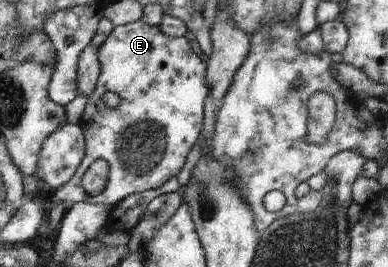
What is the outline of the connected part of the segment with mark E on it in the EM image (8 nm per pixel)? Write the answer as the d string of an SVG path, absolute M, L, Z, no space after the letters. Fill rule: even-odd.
M139 19L138 21L126 24L126 25L115 25L113 31L105 42L98 48L99 62L101 65L101 74L98 76L95 90L90 94L86 107L84 108L83 116L78 122L78 125L81 127L81 130L84 134L85 139L85 154L82 160L82 163L79 165L79 168L75 171L75 174L69 179L69 182L66 182L63 186L60 186L53 194L53 202L66 202L68 204L72 203L91 203L92 205L109 205L113 206L117 204L120 200L123 200L125 197L135 193L142 193L143 191L150 191L151 189L159 188L163 186L169 179L177 177L181 172L181 169L185 166L186 158L191 149L194 147L194 144L198 141L203 123L204 123L204 102L205 99L209 96L208 81L206 80L206 70L207 64L204 61L201 61L201 57L197 55L191 46L189 41L185 37L170 37L167 36L164 32L161 32L159 26L150 26L145 23L143 20ZM105 92L115 92L117 96L121 99L120 105L112 109L109 106L103 103L101 97ZM95 160L106 160L109 165L109 174L107 176L107 185L104 190L96 196L89 195L83 186L81 185L81 179L83 174L87 172L87 168L95 162Z

